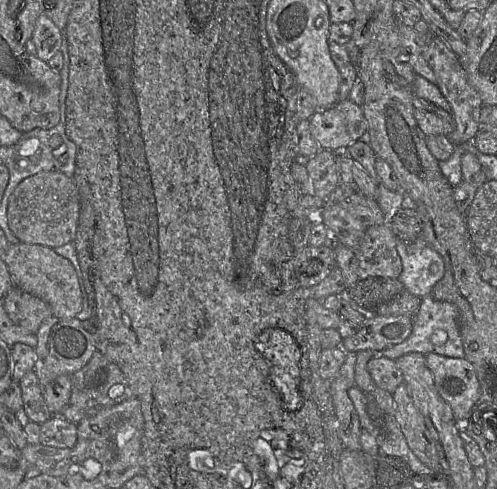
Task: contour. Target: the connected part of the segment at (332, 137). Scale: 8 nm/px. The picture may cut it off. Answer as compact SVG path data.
M350 98L330 108L318 108L309 119L310 132L322 149L343 152L352 143L366 139L363 109Z

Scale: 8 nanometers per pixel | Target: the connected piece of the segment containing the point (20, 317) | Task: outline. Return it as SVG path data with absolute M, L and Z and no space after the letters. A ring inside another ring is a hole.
M14 285L4 297L10 320L29 333L36 334L43 321L53 316L50 305Z

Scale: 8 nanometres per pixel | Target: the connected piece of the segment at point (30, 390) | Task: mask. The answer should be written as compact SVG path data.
M27 372L18 383L22 392L23 409L29 420L41 425L50 419L53 414L47 407L43 389L35 372Z

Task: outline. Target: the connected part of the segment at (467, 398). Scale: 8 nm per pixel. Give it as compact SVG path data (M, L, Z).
M428 353L427 367L432 372L438 394L451 407L458 424L473 416L473 407L481 397L481 386L473 364L464 358Z

